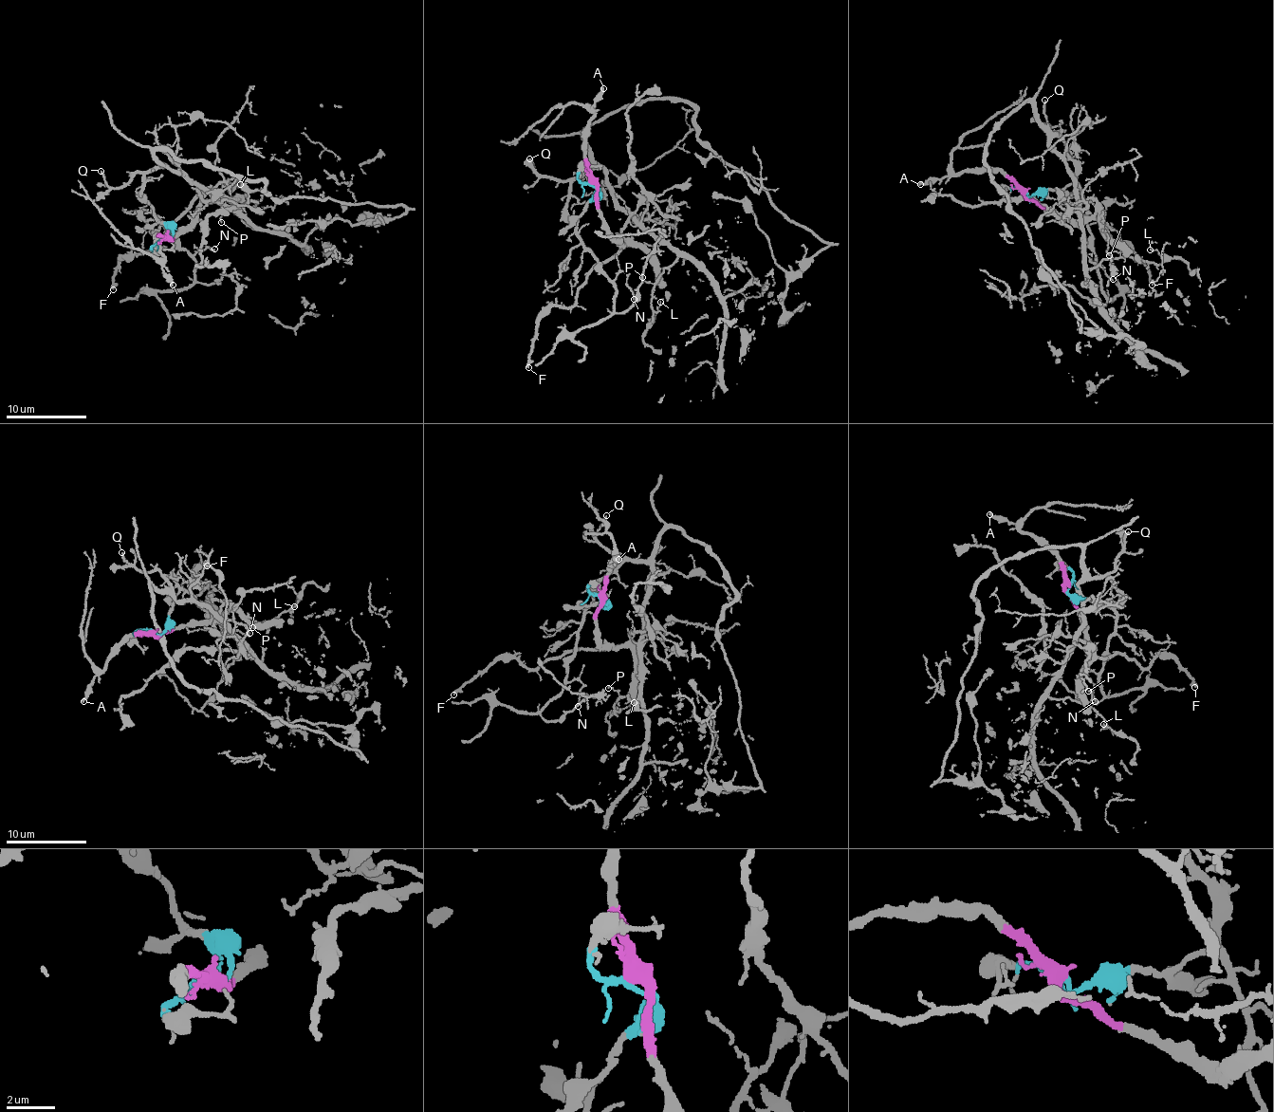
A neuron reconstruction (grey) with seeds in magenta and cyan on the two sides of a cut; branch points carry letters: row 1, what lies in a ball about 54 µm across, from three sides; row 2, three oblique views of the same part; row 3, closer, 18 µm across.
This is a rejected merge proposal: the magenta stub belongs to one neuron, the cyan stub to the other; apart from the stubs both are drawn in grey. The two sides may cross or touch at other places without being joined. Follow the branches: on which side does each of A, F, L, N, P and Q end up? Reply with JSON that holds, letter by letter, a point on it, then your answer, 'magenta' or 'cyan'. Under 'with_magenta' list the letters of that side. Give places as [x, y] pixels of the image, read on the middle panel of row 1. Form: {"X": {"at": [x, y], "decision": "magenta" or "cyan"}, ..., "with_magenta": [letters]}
{"A": {"at": [603, 88], "decision": "magenta"}, "F": {"at": [528, 367], "decision": "magenta"}, "L": {"at": [660, 302], "decision": "cyan"}, "N": {"at": [634, 299], "decision": "cyan"}, "P": {"at": [642, 277], "decision": "cyan"}, "Q": {"at": [529, 158], "decision": "cyan"}, "with_magenta": ["A", "F"]}

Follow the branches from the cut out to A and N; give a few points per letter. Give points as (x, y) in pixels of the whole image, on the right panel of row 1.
A: (1024, 194), (999, 172), (965, 170), (919, 185)
N: (1026, 194), (1078, 185), (1087, 212), (1088, 246), (1094, 261), (1090, 261), (1113, 280)

